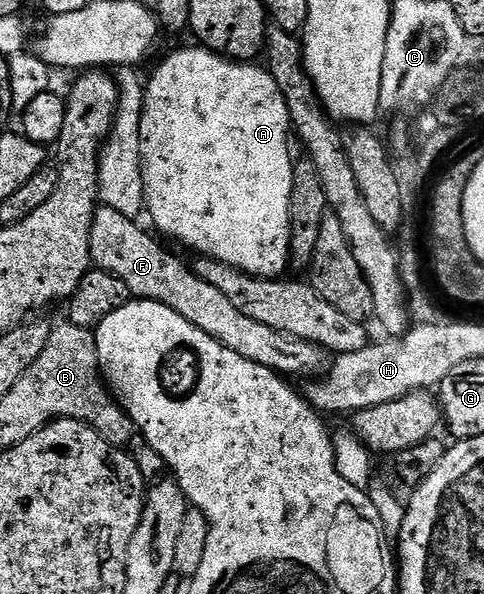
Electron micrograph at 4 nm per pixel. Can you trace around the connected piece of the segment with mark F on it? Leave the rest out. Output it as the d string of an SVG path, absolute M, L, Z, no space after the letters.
M101 205L92 218L90 228L93 263L99 269L118 276L118 280L126 284L129 295L174 308L178 316L190 320L194 328L202 328L206 336L214 336L214 340L230 348L230 352L238 352L238 356L246 356L246 360L254 360L281 376L325 369L326 354L319 346L266 328L266 324L258 324L258 320L250 320L250 316L242 316L242 312L238 312L238 308L234 308L234 304L230 304L230 300L226 300L218 288L206 284L189 267L187 270L174 255L167 254L140 224L139 221L122 216L120 212L114 212L114 208Z

